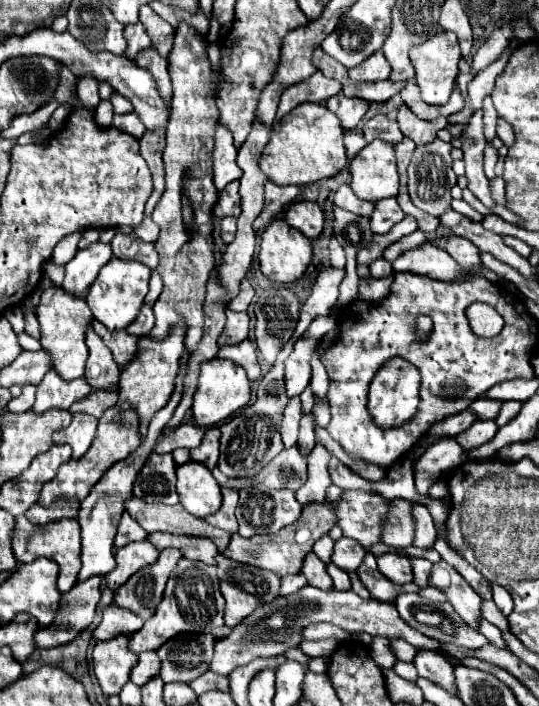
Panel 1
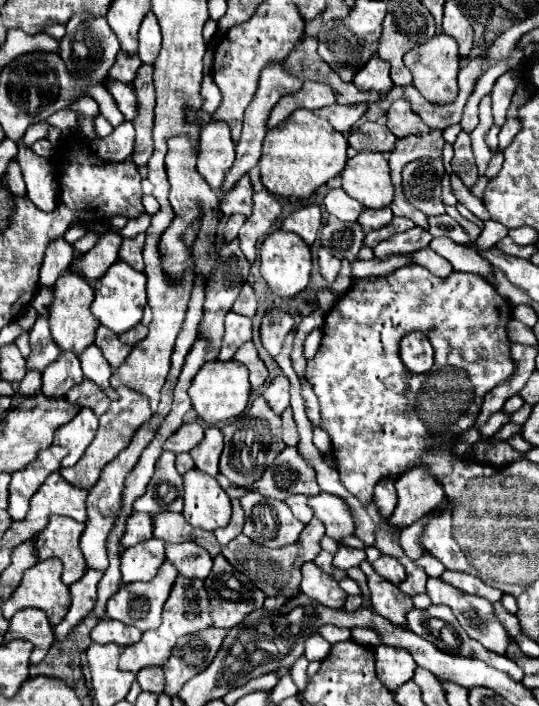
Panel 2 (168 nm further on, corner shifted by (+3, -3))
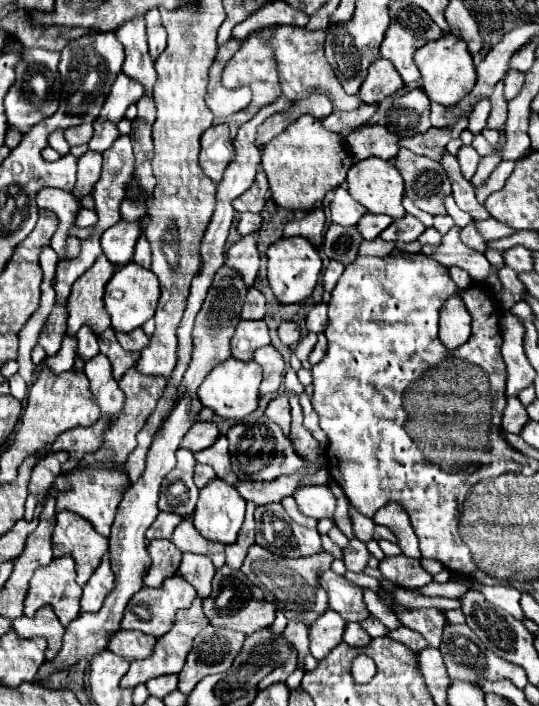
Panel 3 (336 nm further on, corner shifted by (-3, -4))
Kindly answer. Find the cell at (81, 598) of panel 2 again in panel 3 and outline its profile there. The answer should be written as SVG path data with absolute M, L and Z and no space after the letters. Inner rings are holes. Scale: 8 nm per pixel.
M107 555L103 557L101 565L95 569L91 579L83 585L83 595L81 595L83 611L99 611L111 587L113 587L113 573L109 567L109 555Z

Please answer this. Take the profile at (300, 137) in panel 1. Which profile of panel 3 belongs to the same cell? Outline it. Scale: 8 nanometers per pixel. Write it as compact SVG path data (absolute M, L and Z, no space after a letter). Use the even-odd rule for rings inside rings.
M301 115L283 133L263 147L261 167L267 173L273 201L283 209L309 211L323 201L327 191L337 189L353 165L351 153L345 149L345 139L339 133L331 133L311 115Z

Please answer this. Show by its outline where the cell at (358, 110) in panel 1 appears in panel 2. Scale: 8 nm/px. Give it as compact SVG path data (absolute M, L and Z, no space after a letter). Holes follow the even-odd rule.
M331 104L331 106L327 106L327 108L317 110L317 116L329 120L329 124L331 124L337 132L347 134L347 132L357 124L357 120L365 114L365 110L367 110L367 104L351 104L351 106Z

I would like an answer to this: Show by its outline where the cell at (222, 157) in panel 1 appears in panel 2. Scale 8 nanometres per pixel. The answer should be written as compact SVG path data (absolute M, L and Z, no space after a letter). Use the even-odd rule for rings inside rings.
M209 120L201 128L197 170L201 172L201 176L205 176L213 192L221 190L225 172L233 166L233 160L235 160L235 144L231 140L229 126L225 122Z

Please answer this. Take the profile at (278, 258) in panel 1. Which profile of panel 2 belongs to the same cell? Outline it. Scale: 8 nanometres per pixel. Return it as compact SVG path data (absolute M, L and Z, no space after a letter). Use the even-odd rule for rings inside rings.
M277 230L265 238L265 242L259 248L259 260L261 260L261 276L265 278L269 290L281 298L291 298L305 290L311 274L311 252L309 246L293 232Z

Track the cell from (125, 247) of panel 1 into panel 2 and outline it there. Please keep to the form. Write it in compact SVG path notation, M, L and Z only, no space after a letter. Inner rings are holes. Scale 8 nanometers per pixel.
M139 234L135 238L123 238L121 250L119 250L119 258L127 264L131 264L135 270L143 272L145 264L143 264L143 244L145 244L145 234Z

